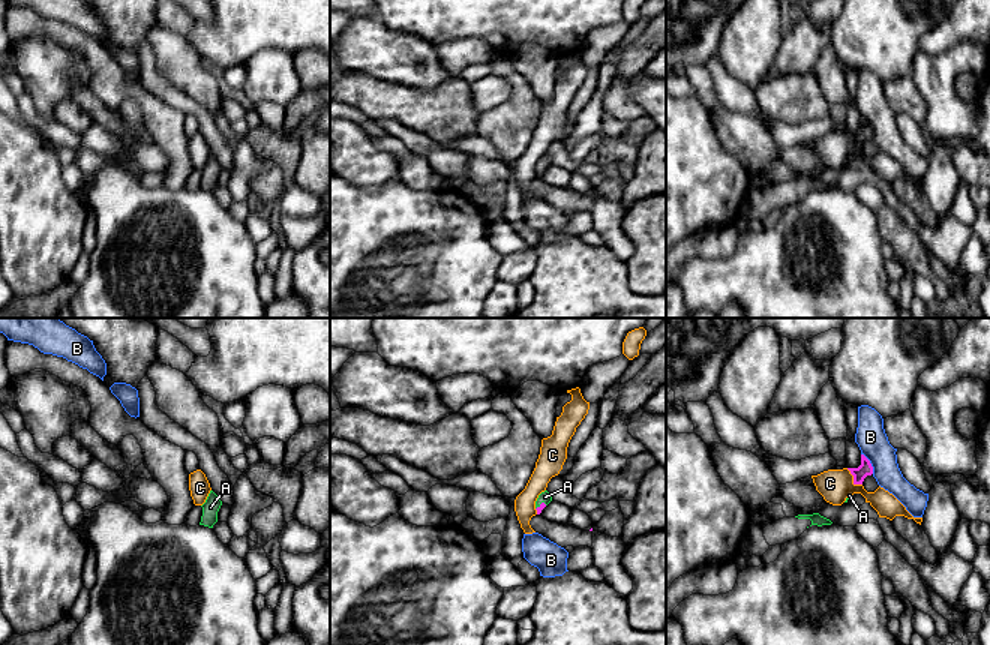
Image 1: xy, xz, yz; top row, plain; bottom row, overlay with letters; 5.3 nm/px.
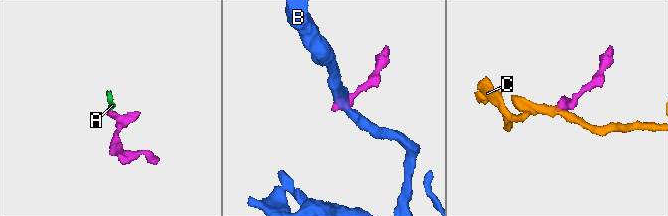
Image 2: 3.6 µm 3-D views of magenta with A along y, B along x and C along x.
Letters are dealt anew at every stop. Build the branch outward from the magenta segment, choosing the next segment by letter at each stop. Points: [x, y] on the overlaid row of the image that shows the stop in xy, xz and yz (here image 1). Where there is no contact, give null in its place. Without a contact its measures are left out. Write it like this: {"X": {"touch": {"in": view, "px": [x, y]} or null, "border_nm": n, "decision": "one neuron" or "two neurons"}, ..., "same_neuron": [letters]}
{"A": {"touch": {"in": "xz", "px": [540, 504]}, "border_nm": 70, "decision": "one neuron"}, "B": {"touch": {"in": "yz", "px": [870, 464]}, "border_nm": 130, "decision": "two neurons"}, "C": {"touch": {"in": "yz", "px": [854, 479]}, "border_nm": 130, "decision": "two neurons"}, "same_neuron": ["A"]}

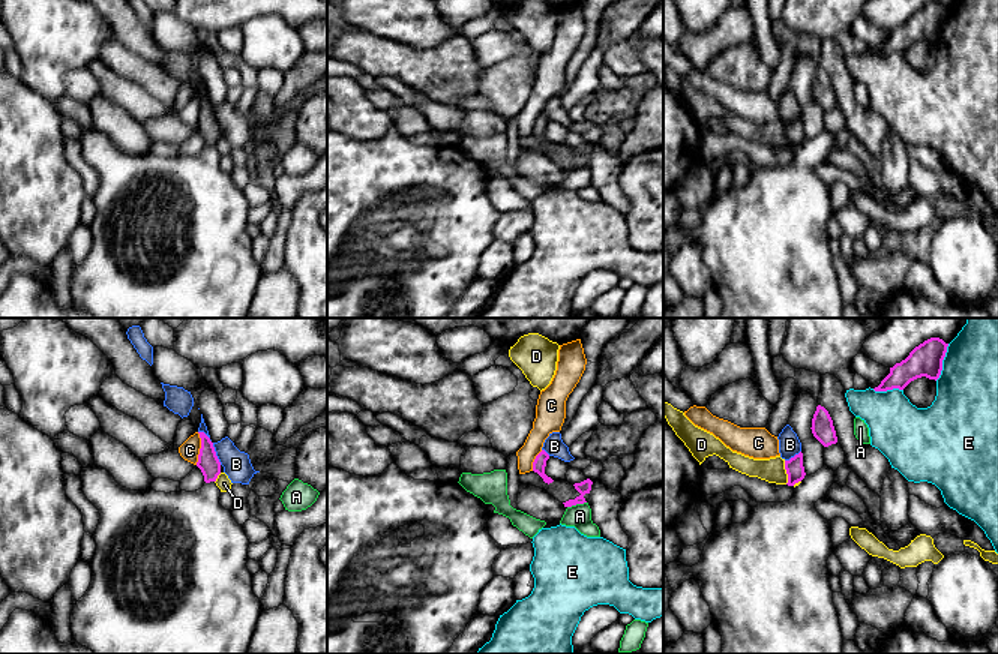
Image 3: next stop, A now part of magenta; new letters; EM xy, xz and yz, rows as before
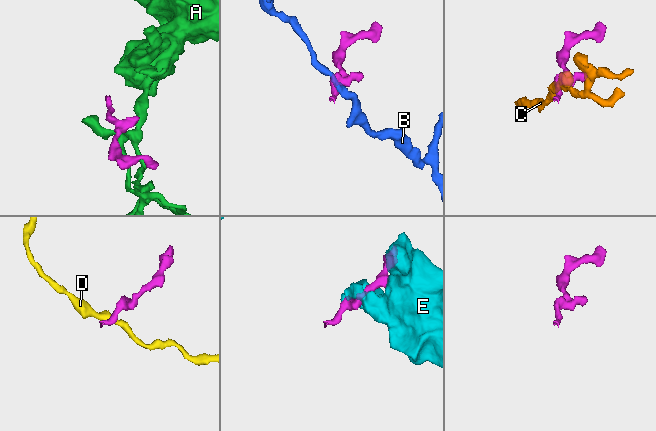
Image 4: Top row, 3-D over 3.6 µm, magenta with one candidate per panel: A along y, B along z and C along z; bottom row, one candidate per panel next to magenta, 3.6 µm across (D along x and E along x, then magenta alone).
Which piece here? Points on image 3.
{"A": {"touch": {"in": "xz", "px": [577, 503]}, "border_nm": 110, "decision": "two neurons"}, "B": {"touch": {"in": "xy", "px": [212, 446]}, "border_nm": 220, "decision": "two neurons"}, "C": {"touch": {"in": "xy", "px": [200, 449]}, "border_nm": 180, "decision": "two neurons"}, "D": {"touch": {"in": "yz", "px": [787, 473]}, "border_nm": 130, "decision": "two neurons"}, "E": {"touch": {"in": "yz", "px": [941, 362]}, "border_nm": 220, "decision": "two neurons"}, "same_neuron": []}

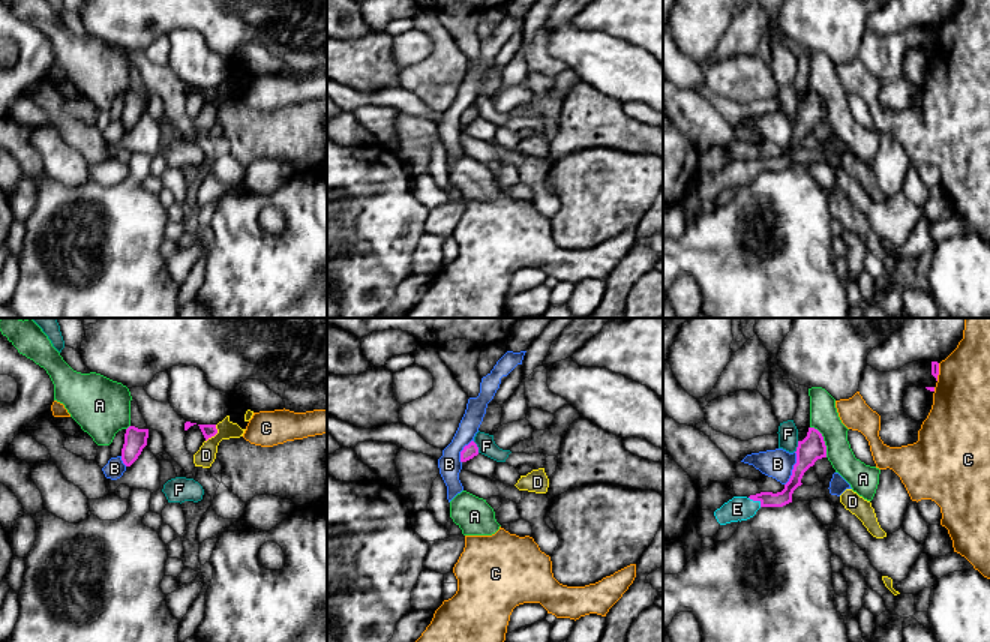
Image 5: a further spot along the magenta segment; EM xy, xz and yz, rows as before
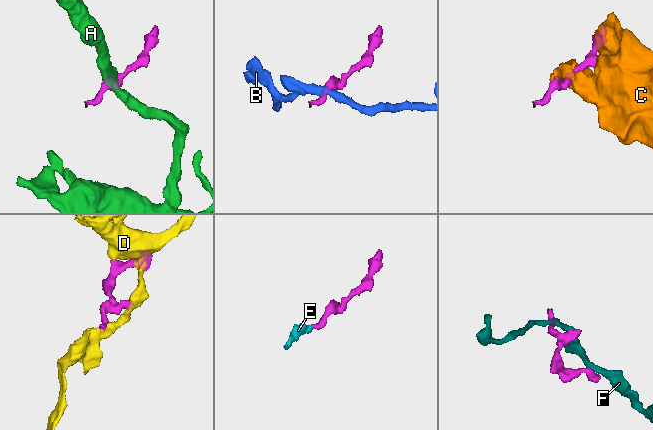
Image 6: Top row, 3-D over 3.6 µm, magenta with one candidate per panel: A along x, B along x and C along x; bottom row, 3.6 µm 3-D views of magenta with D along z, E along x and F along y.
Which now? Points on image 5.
{"A": {"touch": {"in": "yz", "px": [822, 440]}, "border_nm": 190, "decision": "two neurons"}, "B": {"touch": {"in": "yz", "px": [794, 468]}, "border_nm": 190, "decision": "two neurons"}, "C": {"touch": {"in": "yz", "px": [938, 372]}, "border_nm": 100, "decision": "two neurons"}, "D": {"touch": {"in": "xy", "px": [215, 434]}, "border_nm": 110, "decision": "two neurons"}, "E": {"touch": {"in": "yz", "px": [756, 500]}, "border_nm": 90, "decision": "one neuron"}, "F": {"touch": {"in": "xz", "px": [477, 447]}, "border_nm": 70, "decision": "two neurons"}, "same_neuron": ["E"]}

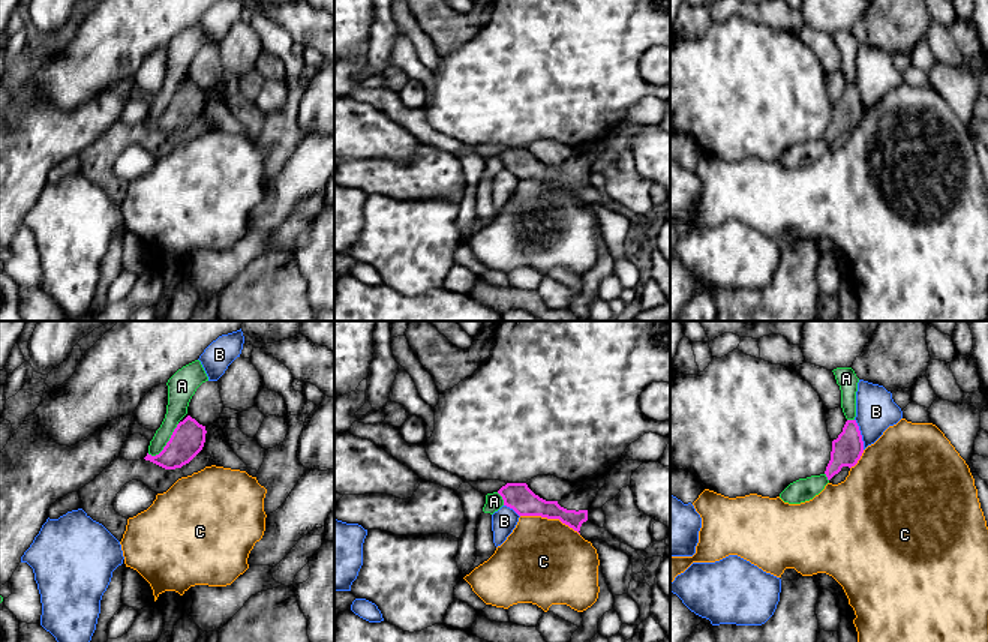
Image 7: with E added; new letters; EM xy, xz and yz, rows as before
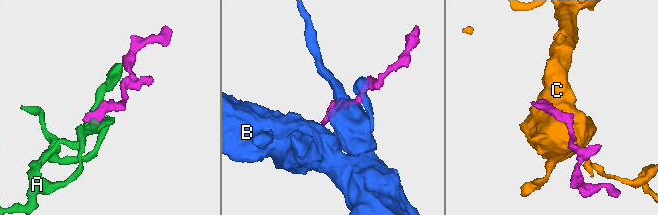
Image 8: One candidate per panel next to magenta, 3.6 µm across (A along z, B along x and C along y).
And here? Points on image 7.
{"A": {"touch": {"in": "xy", "px": [167, 444]}, "border_nm": 240, "decision": "two neurons"}, "B": {"touch": {"in": "yz", "px": [859, 434]}, "border_nm": 180, "decision": "two neurons"}, "C": {"touch": {"in": "xz", "px": [550, 518]}, "border_nm": 340, "decision": "two neurons"}, "same_neuron": []}

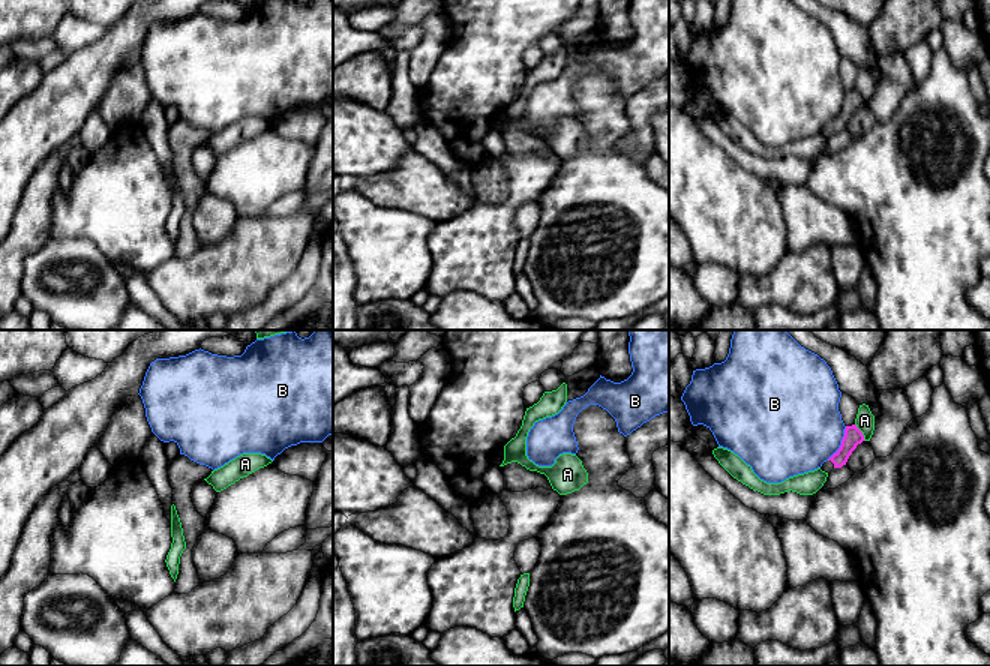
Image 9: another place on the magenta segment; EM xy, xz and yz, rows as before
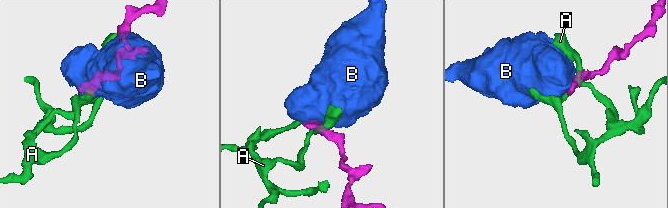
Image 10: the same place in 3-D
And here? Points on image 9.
{"A": {"touch": {"in": "yz", "px": [861, 432]}, "border_nm": 110, "decision": "two neurons"}, "B": {"touch": {"in": "yz", "px": [842, 443]}, "border_nm": 220, "decision": "two neurons"}, "same_neuron": []}

